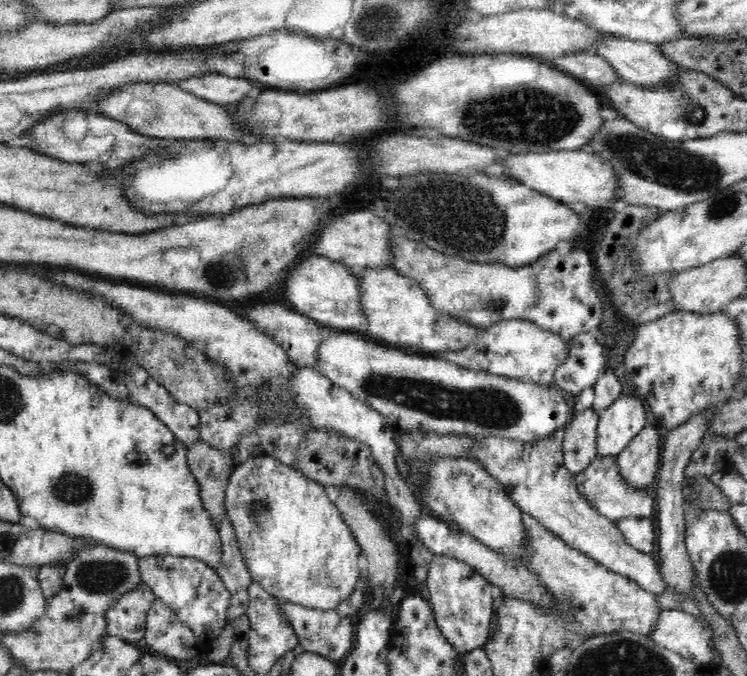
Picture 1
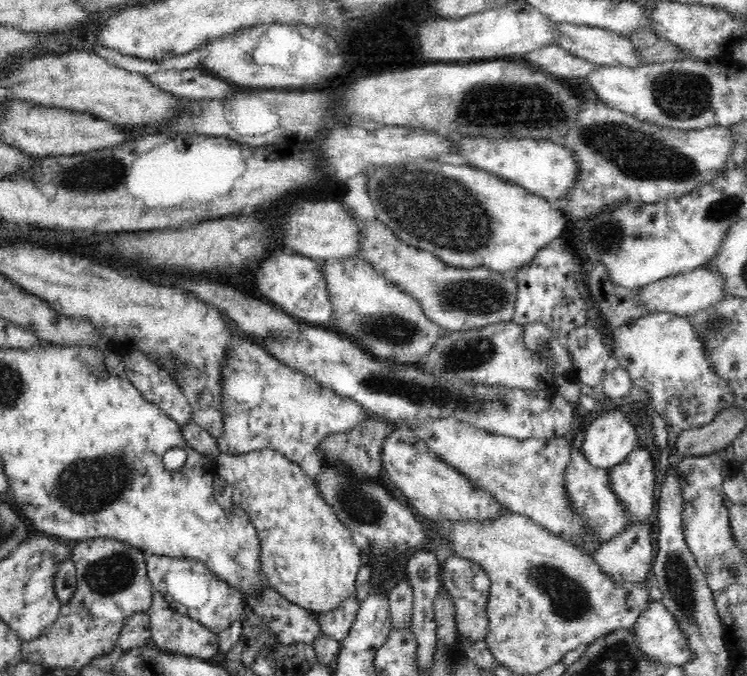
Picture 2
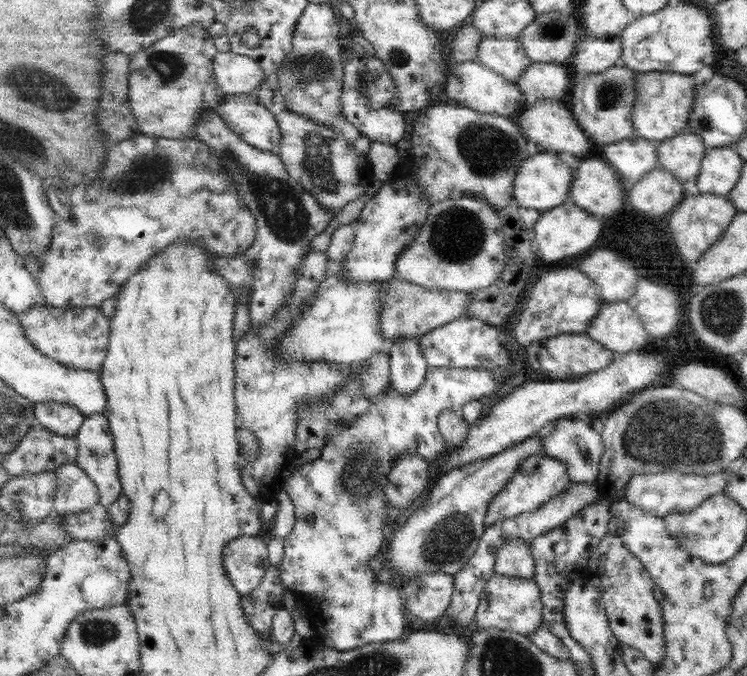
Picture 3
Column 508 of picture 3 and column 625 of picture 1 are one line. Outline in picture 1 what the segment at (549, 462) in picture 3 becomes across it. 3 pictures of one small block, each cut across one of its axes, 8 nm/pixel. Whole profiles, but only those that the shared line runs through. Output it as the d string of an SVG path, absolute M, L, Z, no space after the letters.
M594 457L574 478L578 492L585 498L596 512L612 522L622 521L624 518L648 518L654 512L653 490L634 490L619 477L616 459L614 457Z

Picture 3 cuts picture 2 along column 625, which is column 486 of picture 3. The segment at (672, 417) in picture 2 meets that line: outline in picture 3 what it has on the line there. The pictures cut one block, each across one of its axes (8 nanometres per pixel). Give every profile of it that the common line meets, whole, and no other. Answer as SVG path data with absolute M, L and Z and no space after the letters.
M463 316L456 321L437 327L419 338L422 354L430 367L450 369L468 369L481 367L489 369L495 376L506 374L506 366L511 364L509 354L505 352L505 343L500 337L497 326L491 326L479 318Z

